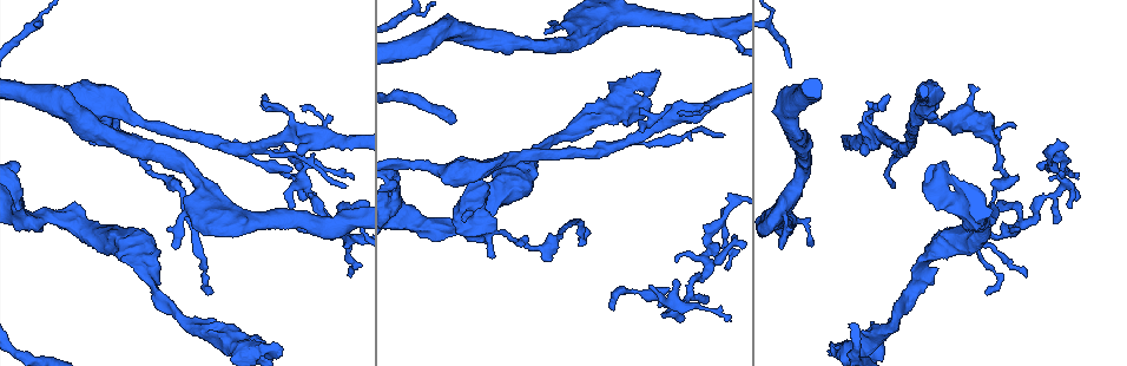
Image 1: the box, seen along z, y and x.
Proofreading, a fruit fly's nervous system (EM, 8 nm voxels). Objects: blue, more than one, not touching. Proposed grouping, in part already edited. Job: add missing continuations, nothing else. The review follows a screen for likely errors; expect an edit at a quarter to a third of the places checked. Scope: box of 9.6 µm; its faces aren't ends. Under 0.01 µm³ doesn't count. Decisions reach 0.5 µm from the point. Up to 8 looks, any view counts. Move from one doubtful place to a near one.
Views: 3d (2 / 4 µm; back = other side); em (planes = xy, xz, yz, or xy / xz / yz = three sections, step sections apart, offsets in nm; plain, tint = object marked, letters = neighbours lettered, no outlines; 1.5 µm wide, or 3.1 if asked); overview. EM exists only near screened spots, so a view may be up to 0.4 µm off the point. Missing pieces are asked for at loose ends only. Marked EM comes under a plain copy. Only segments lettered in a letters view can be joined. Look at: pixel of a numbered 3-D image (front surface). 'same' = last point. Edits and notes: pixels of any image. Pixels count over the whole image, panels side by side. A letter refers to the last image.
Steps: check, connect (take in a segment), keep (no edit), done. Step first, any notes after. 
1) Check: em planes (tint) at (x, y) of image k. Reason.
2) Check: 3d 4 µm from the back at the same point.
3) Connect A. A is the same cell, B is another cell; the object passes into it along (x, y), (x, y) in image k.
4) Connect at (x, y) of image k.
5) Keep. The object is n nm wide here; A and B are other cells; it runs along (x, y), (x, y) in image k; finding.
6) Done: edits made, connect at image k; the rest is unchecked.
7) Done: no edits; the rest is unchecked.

Check: em yz step 8 (letters) at (175, 249) of image 1. An open end.

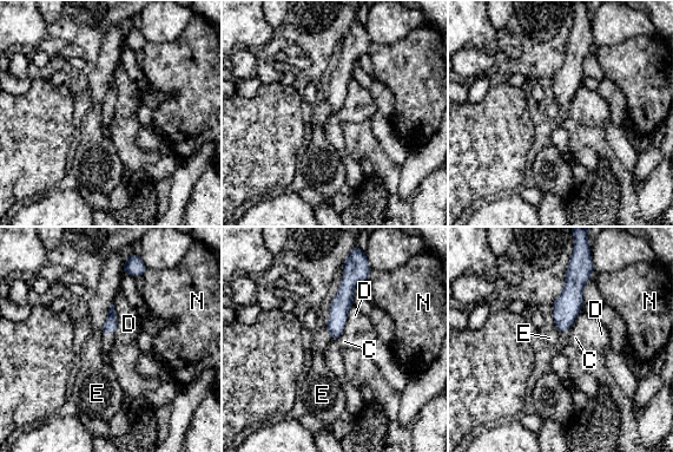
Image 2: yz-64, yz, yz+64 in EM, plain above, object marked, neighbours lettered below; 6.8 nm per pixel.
Keep. C, D, E and N are other cells; it runs along (348, 270), (334, 335) in image 2; no lettered segment goes on from it.

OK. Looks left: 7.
Check: 3d 4 µm at (677, 281) of image 1. Three arms meet.

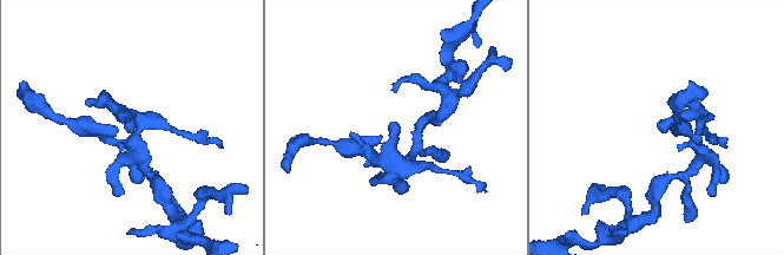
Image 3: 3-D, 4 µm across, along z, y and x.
Check: em planes (letters) at (128, 124) of image 3. 3 arms meet here; the arms are 180, 200, 260 nm wide.

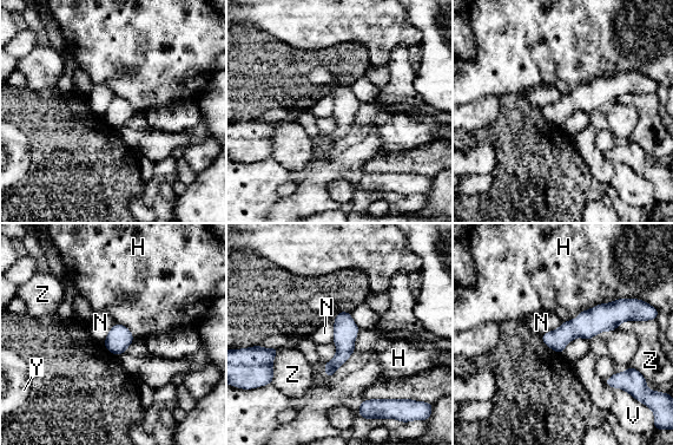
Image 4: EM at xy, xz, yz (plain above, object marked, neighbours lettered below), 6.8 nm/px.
Keep. H, N, V, Y and Z are other cells; a border runs along (340, 312), (335, 318), (332, 341) in image 4; no lettered segment goes on from it.

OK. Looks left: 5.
Check: 3d 4 µm at (968, 87) of image 1. Branch stops here.

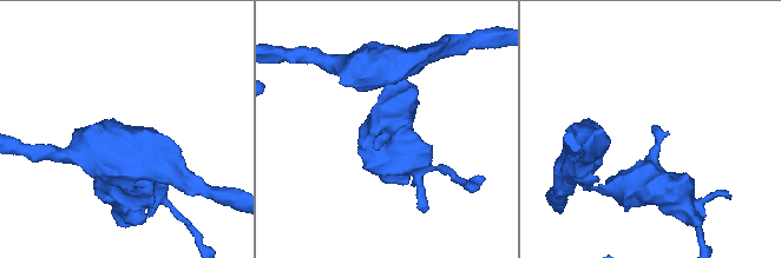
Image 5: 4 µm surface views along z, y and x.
Check: em xy step 8 (tint) at (655, 127) of image 5. Shape alone is not enough.

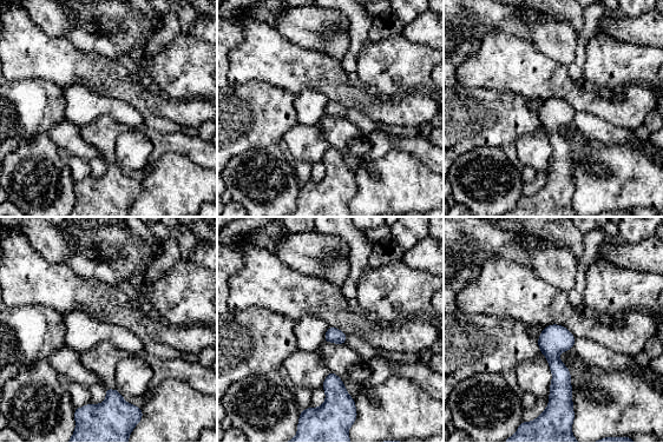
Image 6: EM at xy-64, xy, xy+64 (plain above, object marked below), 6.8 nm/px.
Check: em xy step 8 (letters) at the same point. See the neighbours.

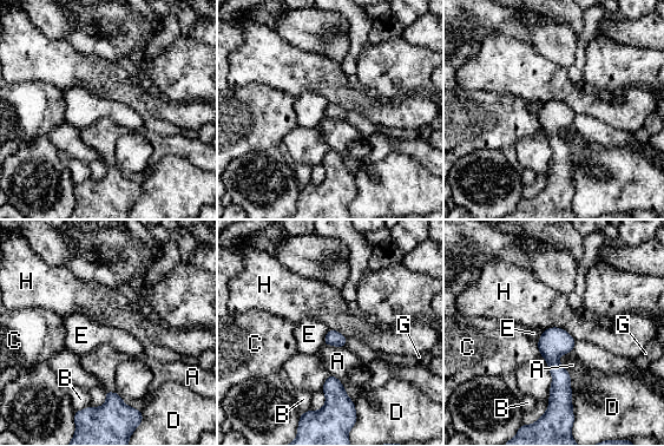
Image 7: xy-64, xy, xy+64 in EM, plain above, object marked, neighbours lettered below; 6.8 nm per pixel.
Keep. A, B, C, D, E, G and H are other cells; it runs along (554, 329), (558, 397), (551, 404) in image 7; no lettered segment goes on from it.

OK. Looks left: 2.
Done: no edits; the rest is unchecked.

